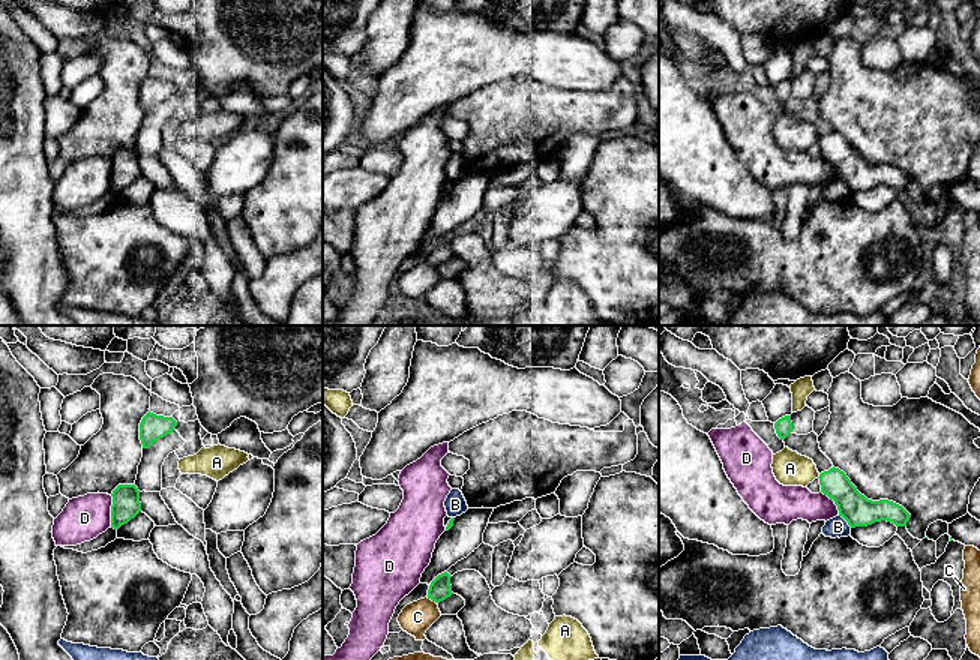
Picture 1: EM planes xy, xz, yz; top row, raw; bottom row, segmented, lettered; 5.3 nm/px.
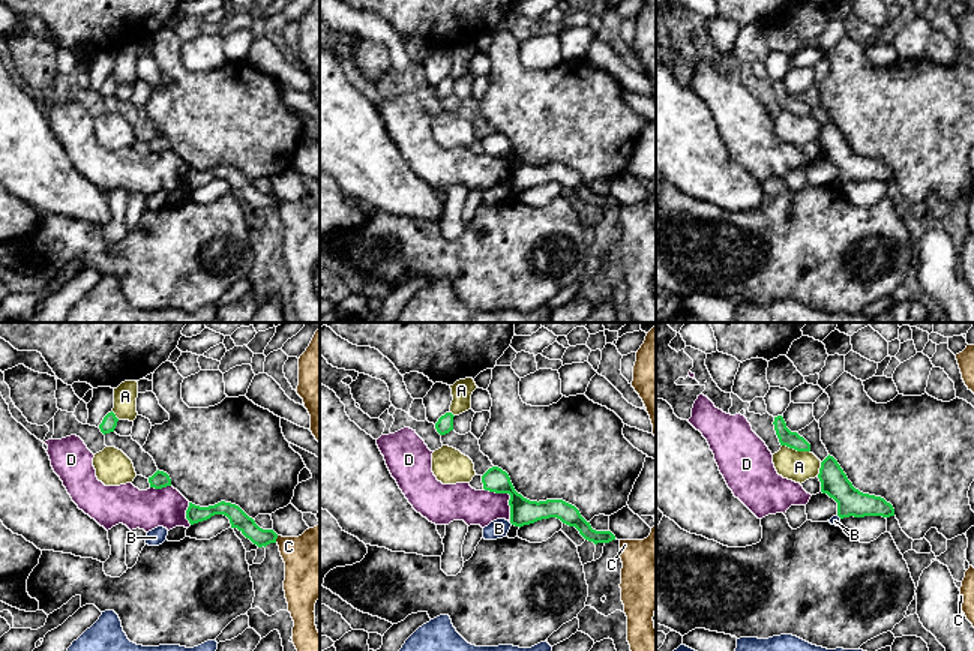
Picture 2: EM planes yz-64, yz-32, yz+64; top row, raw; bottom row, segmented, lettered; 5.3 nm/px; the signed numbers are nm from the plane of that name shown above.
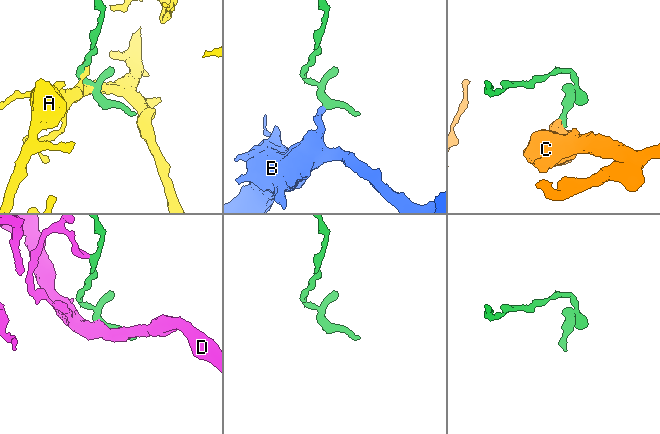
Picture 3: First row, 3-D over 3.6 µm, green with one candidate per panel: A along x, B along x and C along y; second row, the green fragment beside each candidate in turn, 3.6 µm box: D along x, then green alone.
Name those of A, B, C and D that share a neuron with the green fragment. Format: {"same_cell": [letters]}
{"same_cell": []}

